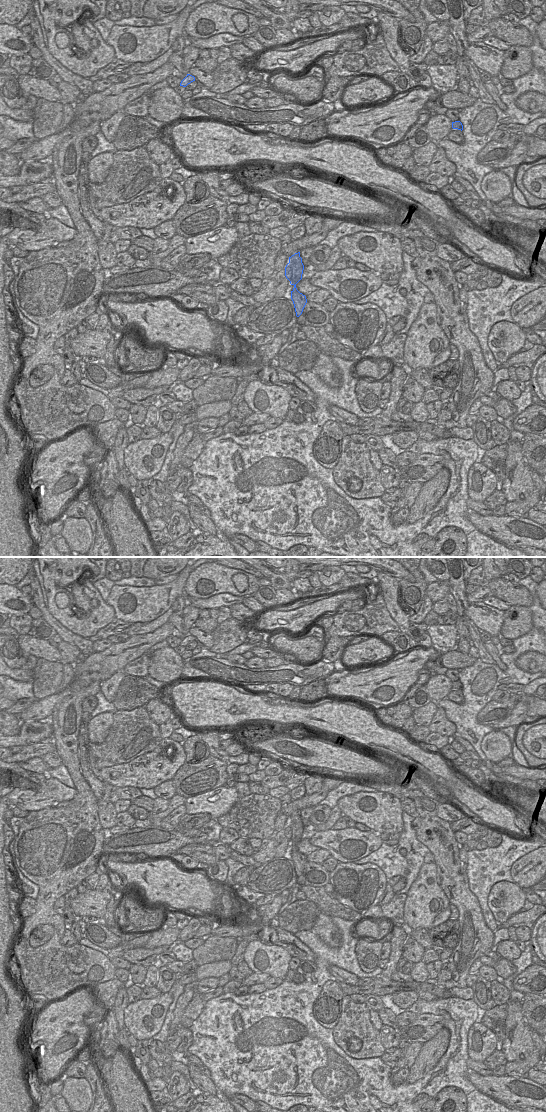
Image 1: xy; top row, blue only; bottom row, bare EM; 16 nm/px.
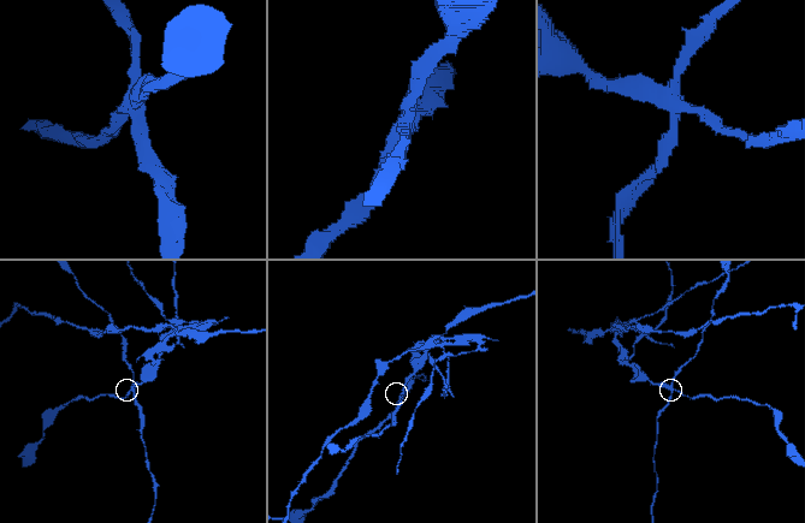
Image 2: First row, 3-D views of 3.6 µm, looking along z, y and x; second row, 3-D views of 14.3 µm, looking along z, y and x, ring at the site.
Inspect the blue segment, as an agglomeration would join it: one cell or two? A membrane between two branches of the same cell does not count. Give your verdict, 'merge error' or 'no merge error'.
merge error

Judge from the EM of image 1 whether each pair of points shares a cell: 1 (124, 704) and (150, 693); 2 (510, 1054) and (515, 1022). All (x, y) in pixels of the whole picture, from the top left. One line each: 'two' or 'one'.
1: one
2: one

